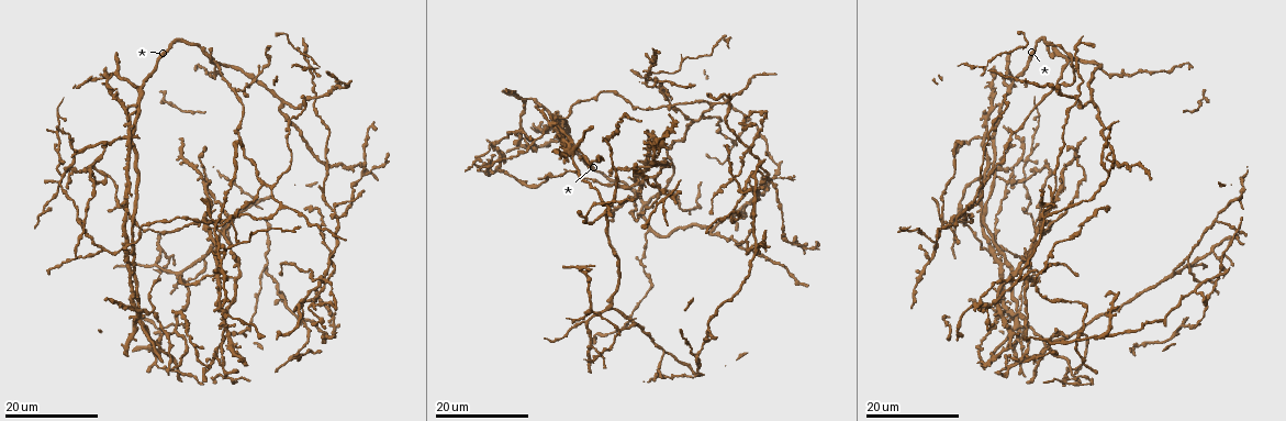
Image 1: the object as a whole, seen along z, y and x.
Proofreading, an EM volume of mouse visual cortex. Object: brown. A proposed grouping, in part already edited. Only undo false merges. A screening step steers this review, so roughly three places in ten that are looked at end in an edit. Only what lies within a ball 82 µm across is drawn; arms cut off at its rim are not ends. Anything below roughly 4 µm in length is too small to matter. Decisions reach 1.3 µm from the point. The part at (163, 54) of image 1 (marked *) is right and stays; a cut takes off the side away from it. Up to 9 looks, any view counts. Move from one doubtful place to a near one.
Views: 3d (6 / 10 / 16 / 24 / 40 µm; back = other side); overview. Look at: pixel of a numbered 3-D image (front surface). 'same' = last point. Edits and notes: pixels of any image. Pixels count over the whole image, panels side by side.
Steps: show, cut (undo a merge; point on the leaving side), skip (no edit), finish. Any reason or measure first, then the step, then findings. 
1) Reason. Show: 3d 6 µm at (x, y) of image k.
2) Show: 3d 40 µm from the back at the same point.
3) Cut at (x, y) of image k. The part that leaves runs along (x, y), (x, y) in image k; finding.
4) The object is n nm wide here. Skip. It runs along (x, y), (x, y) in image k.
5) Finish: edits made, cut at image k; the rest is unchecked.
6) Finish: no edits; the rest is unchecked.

Two arms in line, one across. Show: 3d 24 µm at (1023, 163) of image 1.

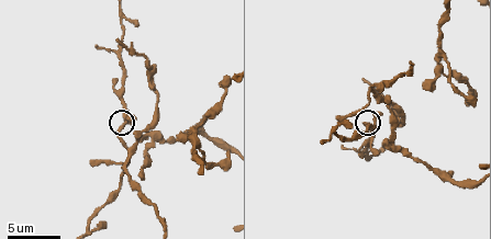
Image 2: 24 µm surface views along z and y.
Show: 3d 6 µm at (122, 122) of image 2.

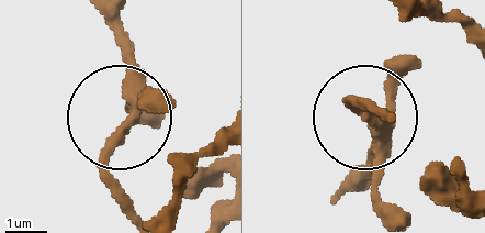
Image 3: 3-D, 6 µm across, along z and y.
The side arm is 16 µm long. Skip. It runs along (177, 188), (215, 135), (149, 93), (125, 104), (125, 34) in image 3; one neuron here.

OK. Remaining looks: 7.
Four or more arms meet. Show: 3d 24 µm at (1006, 311) of image 1.

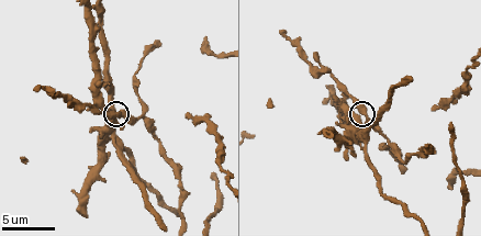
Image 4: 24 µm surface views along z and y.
Closer look. Show: 3d 10 µm at (361, 114) of image 4.

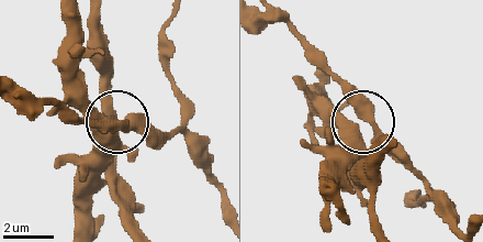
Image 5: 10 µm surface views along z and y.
Skip. All the same neuron.

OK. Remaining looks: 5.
Four-way junction. Show: 3d 16 µm at (163, 221) of image 1.

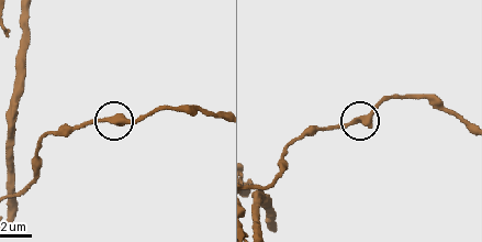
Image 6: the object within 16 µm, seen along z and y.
Show: 3d 6 µm at (111, 118) of image 6.

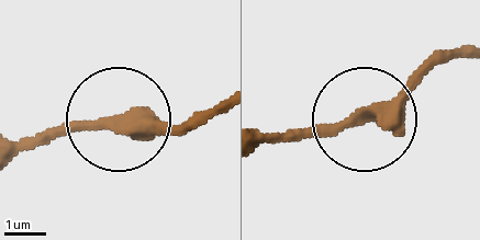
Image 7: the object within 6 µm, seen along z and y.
Skip. It runs along (465, 59), (433, 63), (348, 125), (265, 143) in image 7; all the same neuron.

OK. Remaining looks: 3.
Branch point. Show: 3d 24 µm at (605, 212) of image 1.

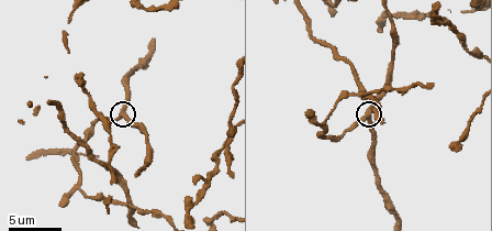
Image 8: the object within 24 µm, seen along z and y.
Closer look. Show: 3d 6 µm at (368, 117) of image 8.

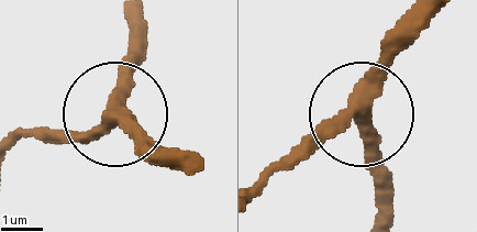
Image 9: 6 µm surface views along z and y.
Skip. It runs along (17, 144), (79, 140), (114, 119), (170, 168) in image 9; all the same neuron.

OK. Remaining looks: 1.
Finish: no edits; the rest is unchecked.

